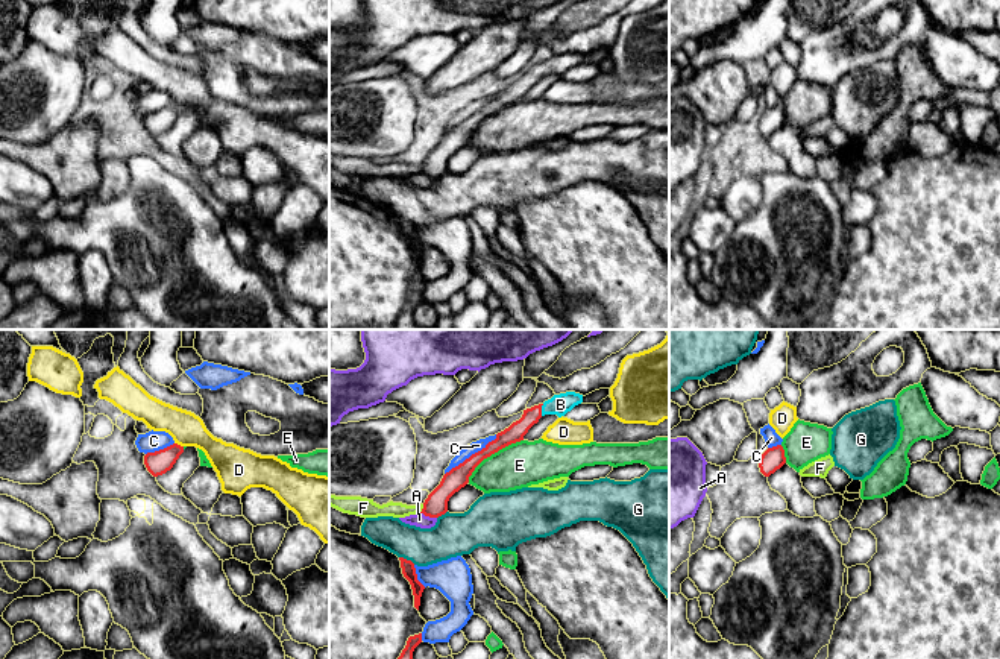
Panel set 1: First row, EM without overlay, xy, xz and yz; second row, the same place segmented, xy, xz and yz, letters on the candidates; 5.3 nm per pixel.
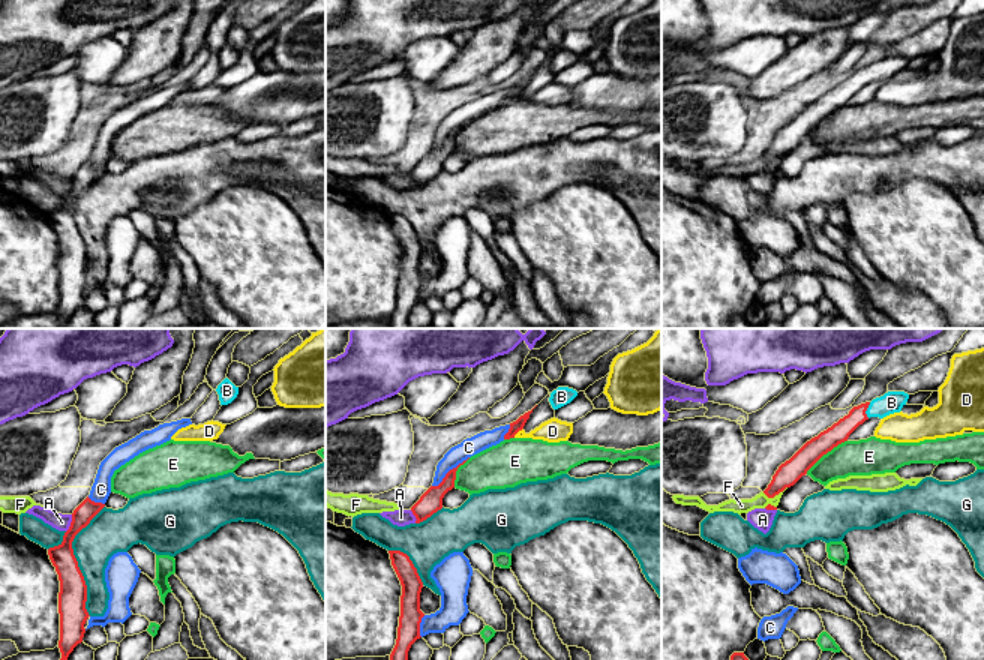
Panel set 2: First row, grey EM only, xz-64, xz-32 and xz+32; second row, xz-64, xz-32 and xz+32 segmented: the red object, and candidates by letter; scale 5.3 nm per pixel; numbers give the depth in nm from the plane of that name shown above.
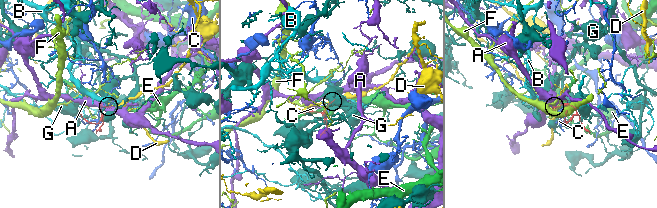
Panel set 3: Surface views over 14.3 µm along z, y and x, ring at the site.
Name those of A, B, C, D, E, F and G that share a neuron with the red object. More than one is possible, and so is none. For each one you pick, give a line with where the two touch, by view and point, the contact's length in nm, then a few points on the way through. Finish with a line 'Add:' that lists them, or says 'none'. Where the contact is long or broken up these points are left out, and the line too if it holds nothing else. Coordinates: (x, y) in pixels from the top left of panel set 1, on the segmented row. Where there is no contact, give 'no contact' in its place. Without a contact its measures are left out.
E: meets red in xz at (492, 453); contact 380 nm long
Add: E

